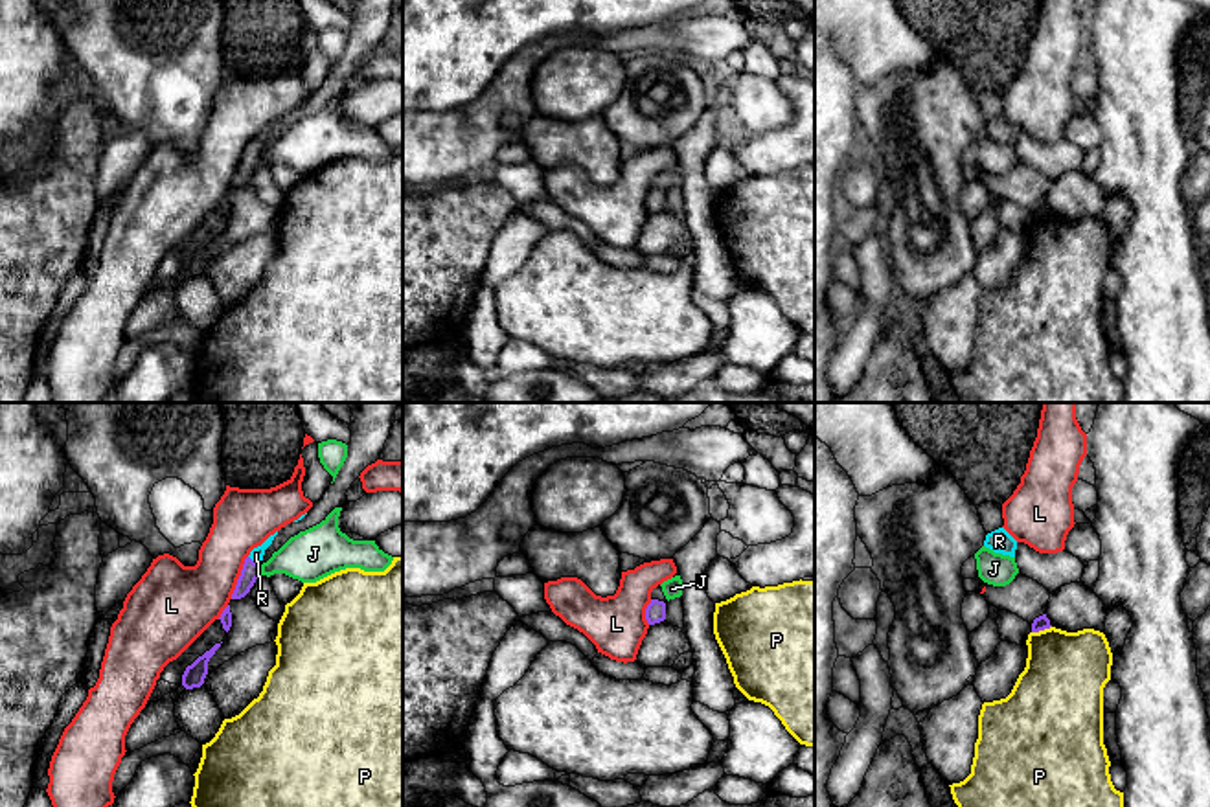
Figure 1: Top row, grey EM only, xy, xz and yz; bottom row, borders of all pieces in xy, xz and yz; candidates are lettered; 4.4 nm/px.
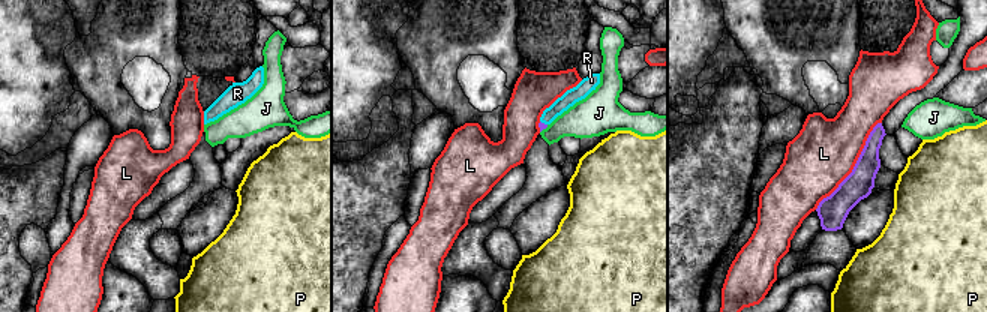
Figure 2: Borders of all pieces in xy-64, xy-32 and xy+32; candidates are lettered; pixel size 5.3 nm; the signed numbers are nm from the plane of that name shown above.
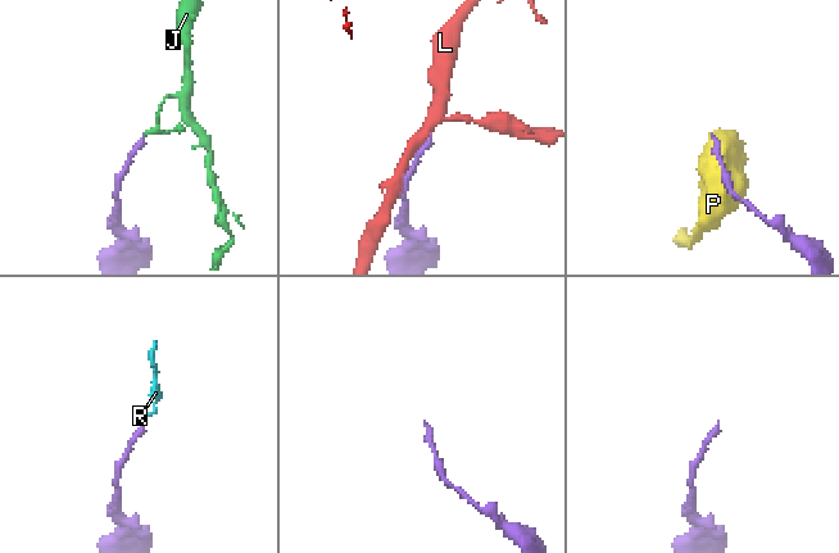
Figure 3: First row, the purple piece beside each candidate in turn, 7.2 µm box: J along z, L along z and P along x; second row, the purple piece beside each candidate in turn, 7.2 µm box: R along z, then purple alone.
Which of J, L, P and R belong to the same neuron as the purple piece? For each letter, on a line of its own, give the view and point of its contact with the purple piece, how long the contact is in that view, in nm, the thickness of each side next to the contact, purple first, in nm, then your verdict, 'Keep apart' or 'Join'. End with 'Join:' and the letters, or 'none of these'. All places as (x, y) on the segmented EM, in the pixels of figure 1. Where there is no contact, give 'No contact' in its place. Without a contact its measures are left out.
J: Touches purple at xy (260, 570). Shared border 50 nm. Thickness 80 nm (purple) against 220 nm. Keep apart
L: Touches purple at xy (239, 578). Shared border 200 nm. Thickness 80 nm (purple) against 300 nm. Keep apart
P: Touches purple at yz (1041, 629). Shared border 90 nm. Thickness 60 nm (purple) against 360 nm. Keep apart
R: Touches purple at xy (252, 561). Shared border 70 nm. Thickness 80 nm (purple) against 60 nm. Join
Join: R

